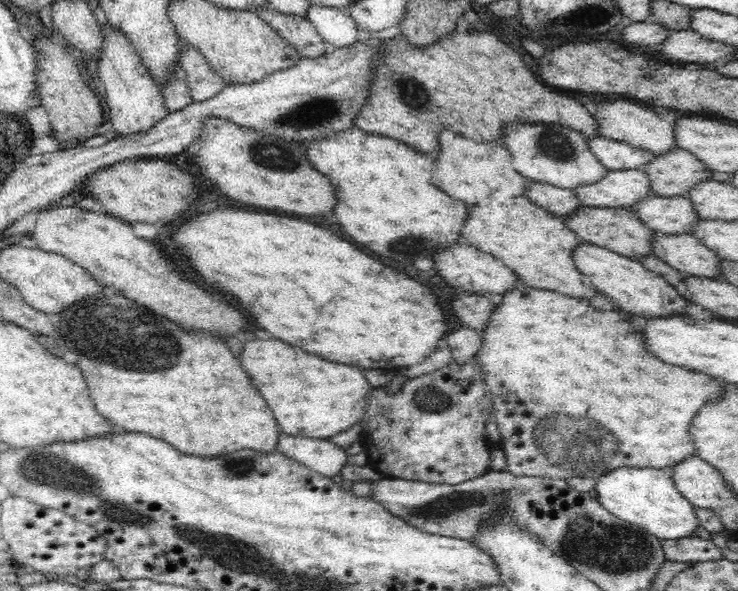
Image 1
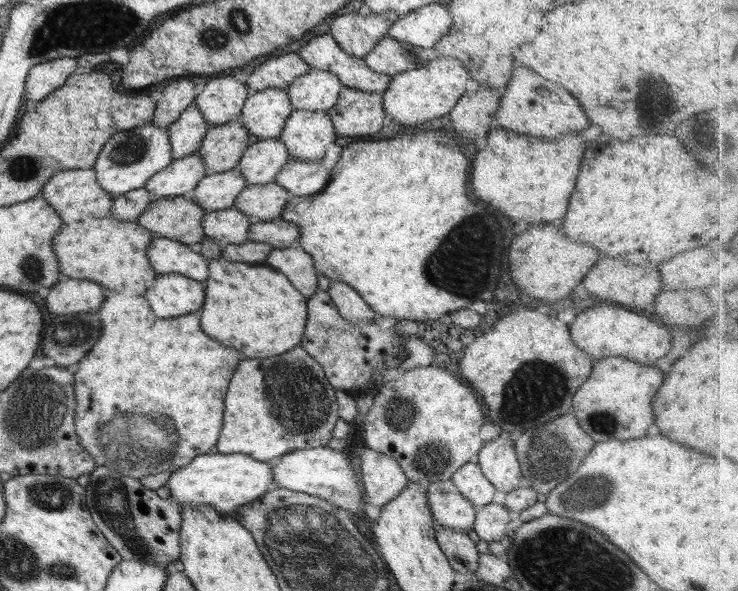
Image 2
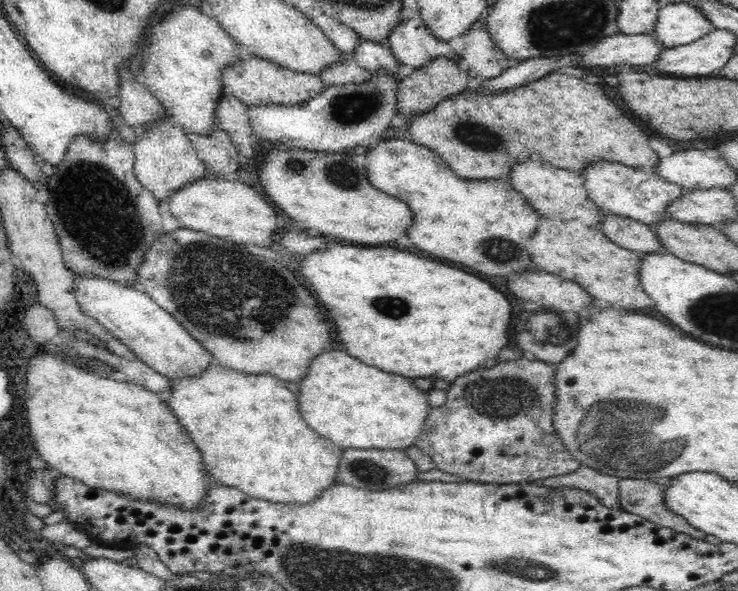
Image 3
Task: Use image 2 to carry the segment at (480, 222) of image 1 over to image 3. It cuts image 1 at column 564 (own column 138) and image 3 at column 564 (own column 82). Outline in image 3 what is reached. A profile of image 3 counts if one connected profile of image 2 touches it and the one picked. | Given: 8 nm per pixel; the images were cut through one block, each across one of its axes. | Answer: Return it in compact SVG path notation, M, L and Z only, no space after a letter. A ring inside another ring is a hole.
M542 217L528 244L528 252L534 268L579 284L593 298L606 300L622 310L654 306L640 284L639 264L645 253L632 252L612 243L599 228L584 226L580 221Z

